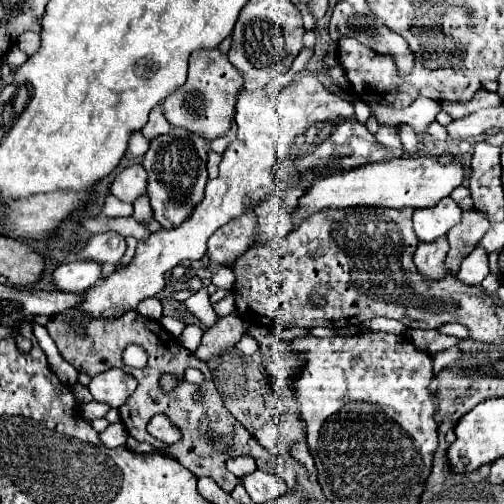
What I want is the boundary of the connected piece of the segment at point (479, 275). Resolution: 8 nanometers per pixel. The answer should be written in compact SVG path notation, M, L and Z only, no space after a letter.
M473 249L461 263L461 269L457 273L457 279L461 283L467 281L483 281L489 275L489 261L487 253L483 249Z

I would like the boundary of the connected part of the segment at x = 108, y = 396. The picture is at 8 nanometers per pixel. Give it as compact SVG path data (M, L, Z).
M121 369L103 371L95 375L89 383L89 391L93 399L101 403L109 403L115 409L119 409L135 389L137 389L137 381Z

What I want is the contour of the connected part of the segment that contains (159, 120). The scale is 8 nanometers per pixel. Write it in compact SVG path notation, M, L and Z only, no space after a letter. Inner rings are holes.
M157 105L157 107L149 113L149 121L147 121L147 125L141 129L141 133L143 133L147 139L151 139L151 137L157 137L157 135L167 133L169 129L171 129L171 125L167 123L167 119L165 119L165 115L163 115L163 109L161 109L161 105Z

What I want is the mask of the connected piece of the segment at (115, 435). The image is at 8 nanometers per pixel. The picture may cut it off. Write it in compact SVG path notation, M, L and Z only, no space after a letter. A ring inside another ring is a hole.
M113 423L99 437L101 437L103 445L107 445L107 447L121 447L127 441L127 431L121 423Z

